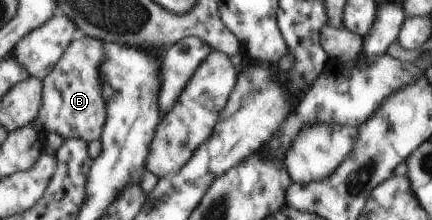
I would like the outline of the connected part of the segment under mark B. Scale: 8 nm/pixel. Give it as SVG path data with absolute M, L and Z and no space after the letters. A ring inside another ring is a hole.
M79 35L62 52L51 72L42 80L42 107L31 126L43 137L57 132L63 139L83 139L87 144L101 138L107 108L101 94L99 64L103 62L103 42L96 38Z

